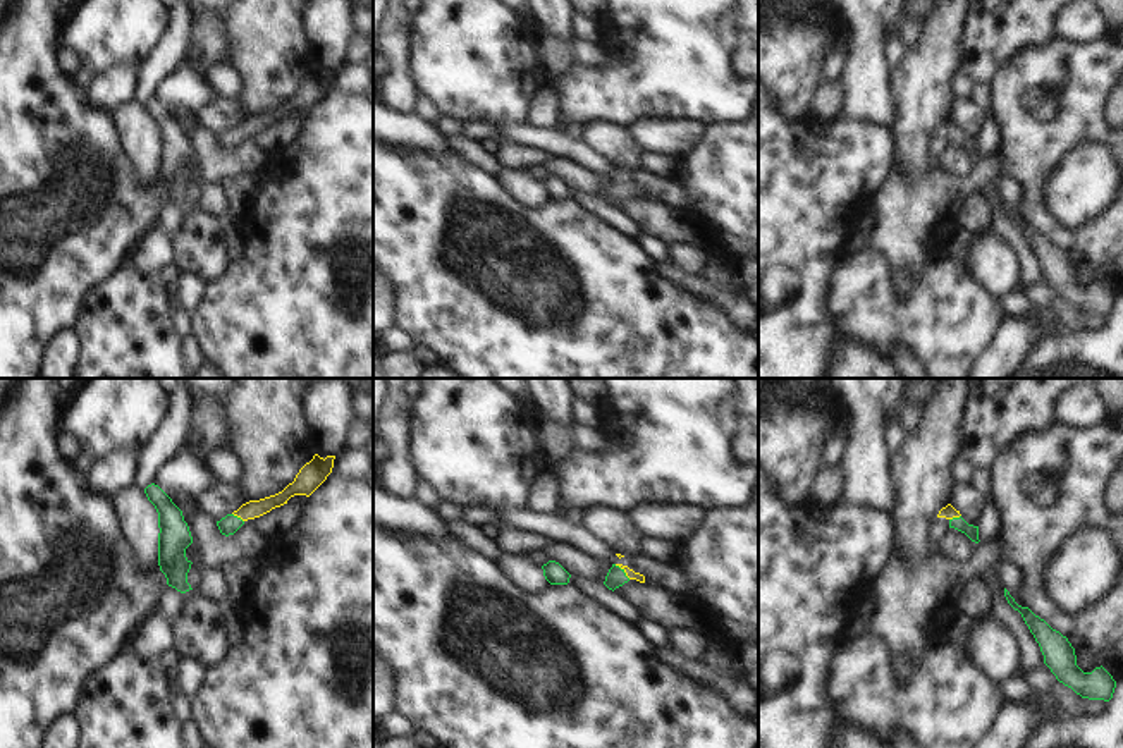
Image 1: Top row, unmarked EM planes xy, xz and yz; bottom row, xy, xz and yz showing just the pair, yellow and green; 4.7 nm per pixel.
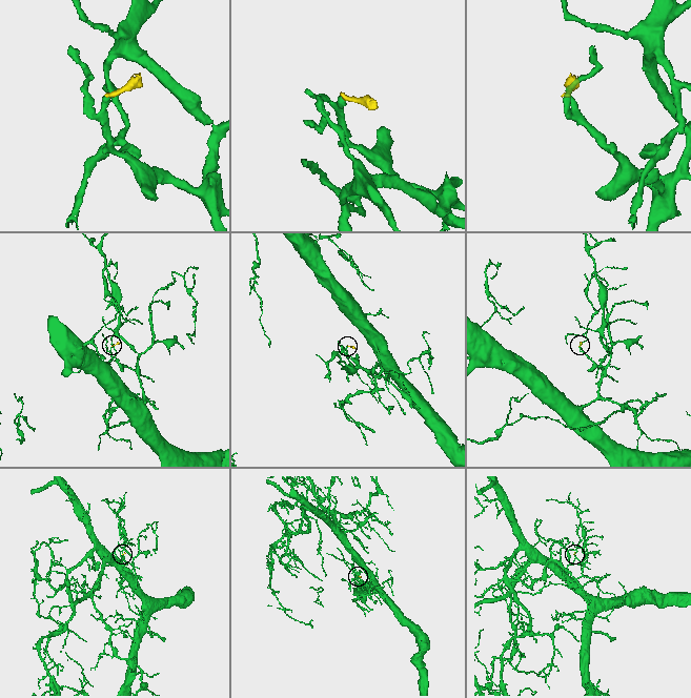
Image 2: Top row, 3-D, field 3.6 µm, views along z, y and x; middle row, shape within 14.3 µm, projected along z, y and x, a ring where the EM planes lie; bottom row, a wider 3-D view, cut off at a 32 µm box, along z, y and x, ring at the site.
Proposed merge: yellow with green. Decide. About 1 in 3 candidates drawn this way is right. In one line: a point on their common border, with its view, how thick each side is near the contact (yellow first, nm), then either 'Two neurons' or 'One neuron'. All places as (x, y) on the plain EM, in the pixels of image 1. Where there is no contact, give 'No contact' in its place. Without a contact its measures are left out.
Touches yellow at xz (625, 186). Thickness 50 nm (yellow) against 90 nm. One neuron

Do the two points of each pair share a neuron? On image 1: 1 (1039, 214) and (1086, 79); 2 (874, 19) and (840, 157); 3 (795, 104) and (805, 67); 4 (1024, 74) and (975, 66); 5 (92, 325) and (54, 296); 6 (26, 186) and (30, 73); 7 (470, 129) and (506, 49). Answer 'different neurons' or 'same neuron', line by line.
1: same neuron
2: different neurons
3: same neuron
4: different neurons
5: different neurons
6: same neuron
7: different neurons

